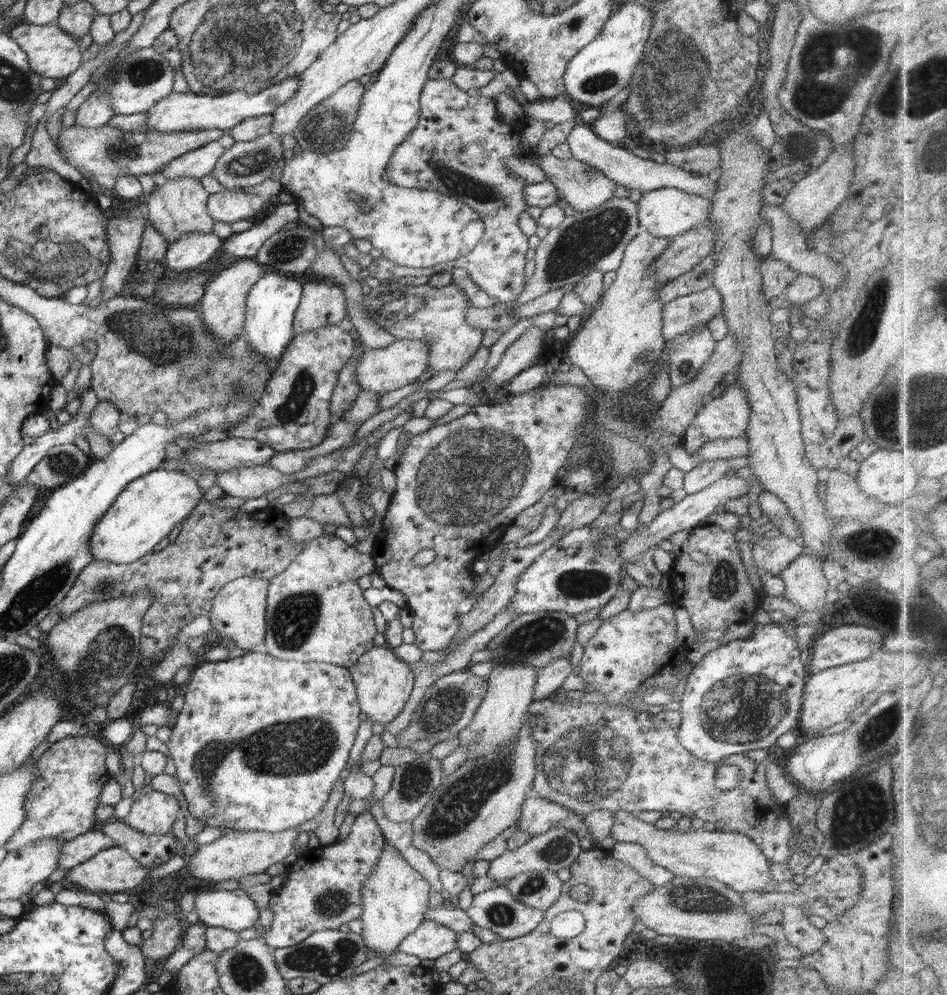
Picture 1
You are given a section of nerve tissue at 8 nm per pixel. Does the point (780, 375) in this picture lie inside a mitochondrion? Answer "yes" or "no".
no

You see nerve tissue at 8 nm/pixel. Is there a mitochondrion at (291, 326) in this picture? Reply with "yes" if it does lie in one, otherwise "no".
no

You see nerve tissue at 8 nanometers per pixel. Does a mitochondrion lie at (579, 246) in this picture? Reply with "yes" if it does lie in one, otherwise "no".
yes

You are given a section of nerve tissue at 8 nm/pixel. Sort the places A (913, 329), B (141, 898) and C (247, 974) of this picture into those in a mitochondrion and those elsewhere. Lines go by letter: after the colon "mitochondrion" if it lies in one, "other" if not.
A: other
B: other
C: mitochondrion

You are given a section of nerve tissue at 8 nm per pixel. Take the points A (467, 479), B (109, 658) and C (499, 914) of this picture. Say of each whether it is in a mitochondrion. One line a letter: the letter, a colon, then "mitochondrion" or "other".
A: mitochondrion
B: mitochondrion
C: mitochondrion

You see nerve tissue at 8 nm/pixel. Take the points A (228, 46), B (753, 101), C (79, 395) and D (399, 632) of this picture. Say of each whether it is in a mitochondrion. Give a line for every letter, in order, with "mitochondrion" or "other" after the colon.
A: mitochondrion
B: other
C: other
D: other

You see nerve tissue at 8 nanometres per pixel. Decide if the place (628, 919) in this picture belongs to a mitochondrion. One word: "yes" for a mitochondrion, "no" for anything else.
no

